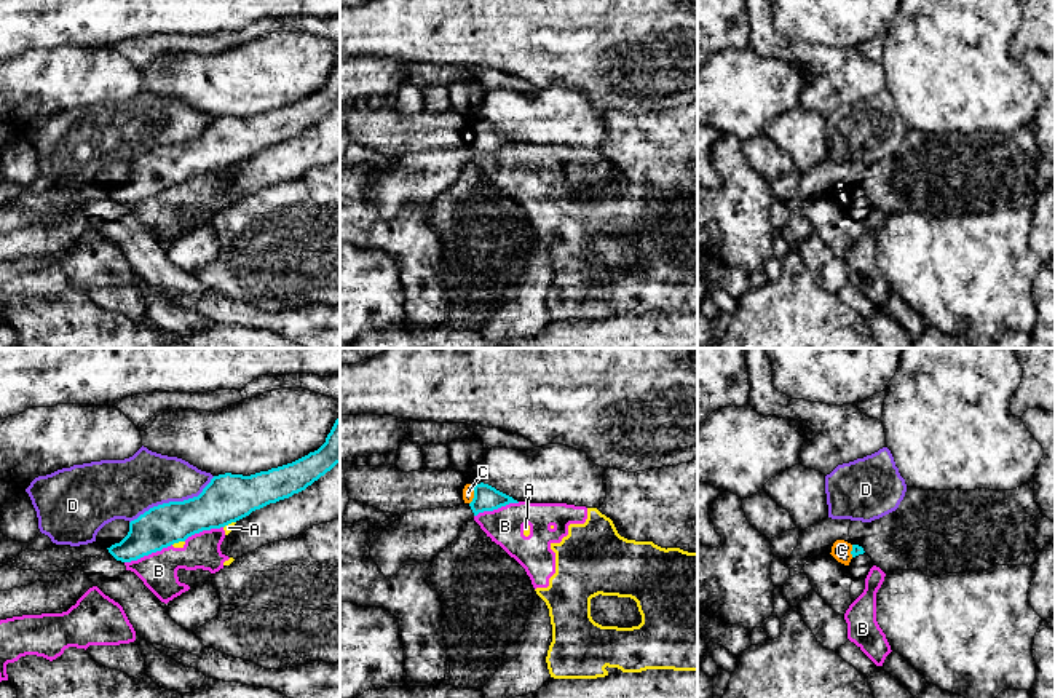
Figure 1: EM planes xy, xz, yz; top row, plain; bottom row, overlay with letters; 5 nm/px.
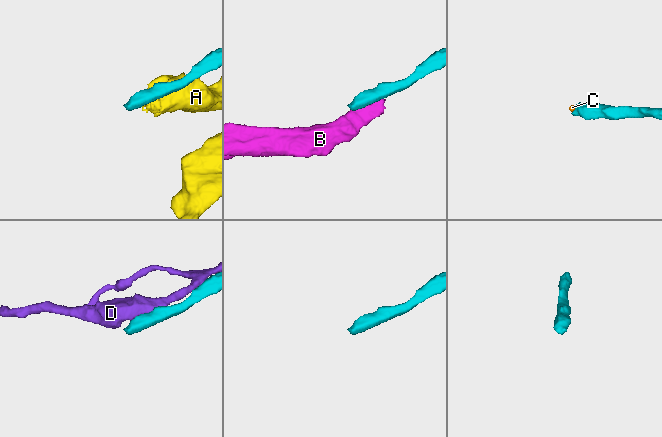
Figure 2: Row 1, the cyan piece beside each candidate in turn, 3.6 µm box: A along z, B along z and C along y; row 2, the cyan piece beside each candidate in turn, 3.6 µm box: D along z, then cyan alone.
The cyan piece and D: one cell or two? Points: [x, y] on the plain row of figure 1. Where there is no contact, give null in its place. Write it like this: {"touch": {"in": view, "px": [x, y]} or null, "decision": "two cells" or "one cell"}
{"touch": {"in": "xy", "px": [173, 144]}, "decision": "two cells"}

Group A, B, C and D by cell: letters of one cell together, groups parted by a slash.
A B / C / D

